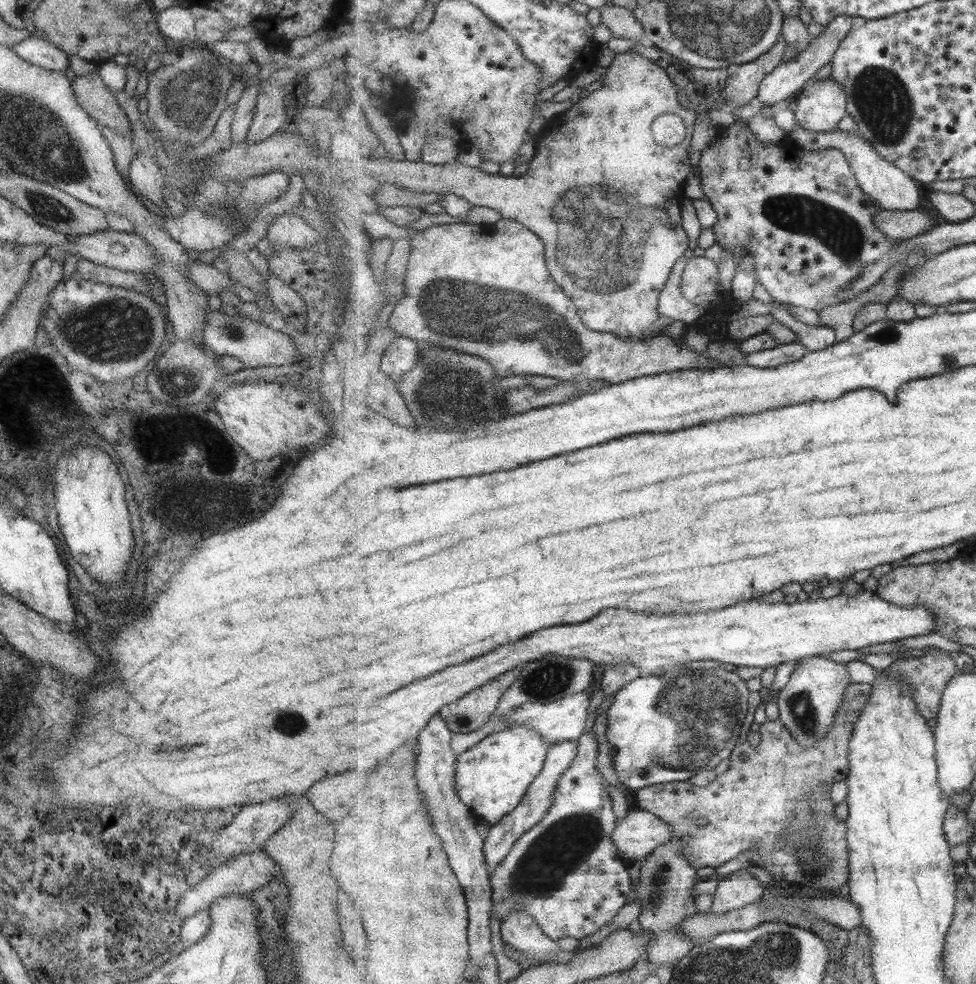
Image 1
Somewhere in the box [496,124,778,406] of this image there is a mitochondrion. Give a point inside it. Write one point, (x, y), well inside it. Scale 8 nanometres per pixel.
(594, 230)

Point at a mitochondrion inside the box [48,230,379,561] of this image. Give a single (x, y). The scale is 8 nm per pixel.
(116, 331)

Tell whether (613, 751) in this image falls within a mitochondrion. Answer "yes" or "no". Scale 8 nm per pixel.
no

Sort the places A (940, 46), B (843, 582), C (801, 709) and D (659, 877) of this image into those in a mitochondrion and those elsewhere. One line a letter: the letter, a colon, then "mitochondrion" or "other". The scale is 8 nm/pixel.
A: other
B: other
C: mitochondrion
D: mitochondrion

